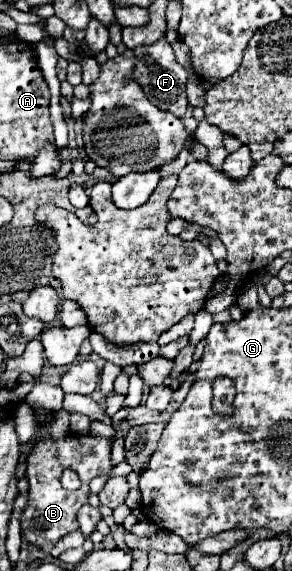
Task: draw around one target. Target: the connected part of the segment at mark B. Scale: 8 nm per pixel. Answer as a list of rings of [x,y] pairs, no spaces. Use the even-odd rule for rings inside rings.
[[[70,434],[64,440],[54,438],[40,438],[30,454],[28,454],[28,502],[26,508],[20,514],[20,528],[22,528],[22,540],[28,544],[42,548],[44,552],[50,552],[54,544],[78,530],[78,520],[76,512],[80,506],[88,502],[88,484],[96,476],[104,476],[112,470],[110,464],[110,448],[112,442],[102,436],[80,436],[80,434]],[[64,468],[72,468],[78,478],[82,480],[82,490],[80,492],[66,492],[60,484],[60,476]]]

